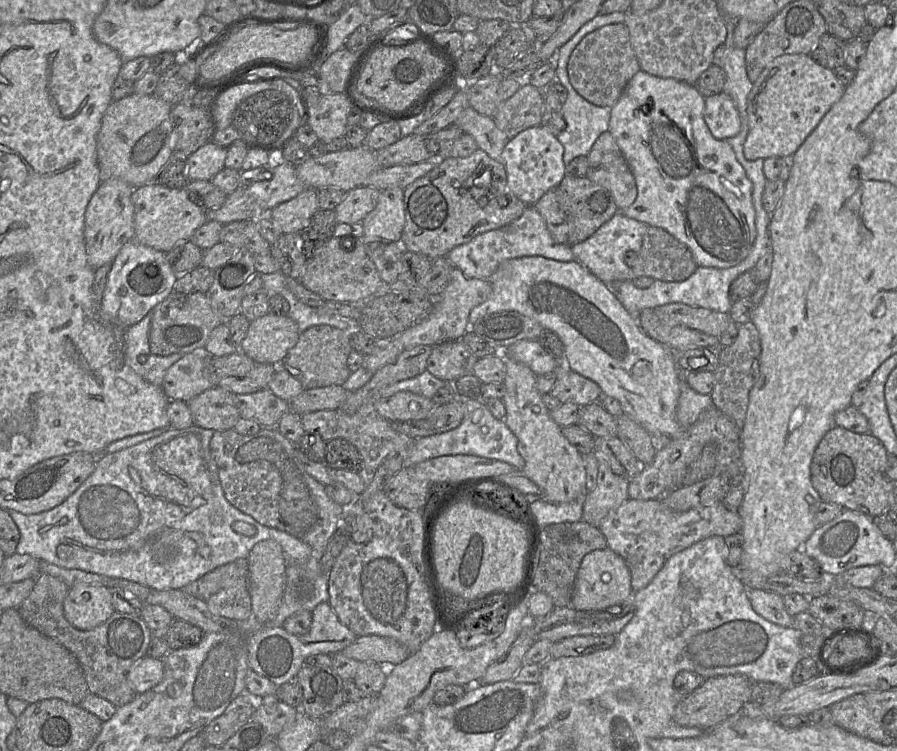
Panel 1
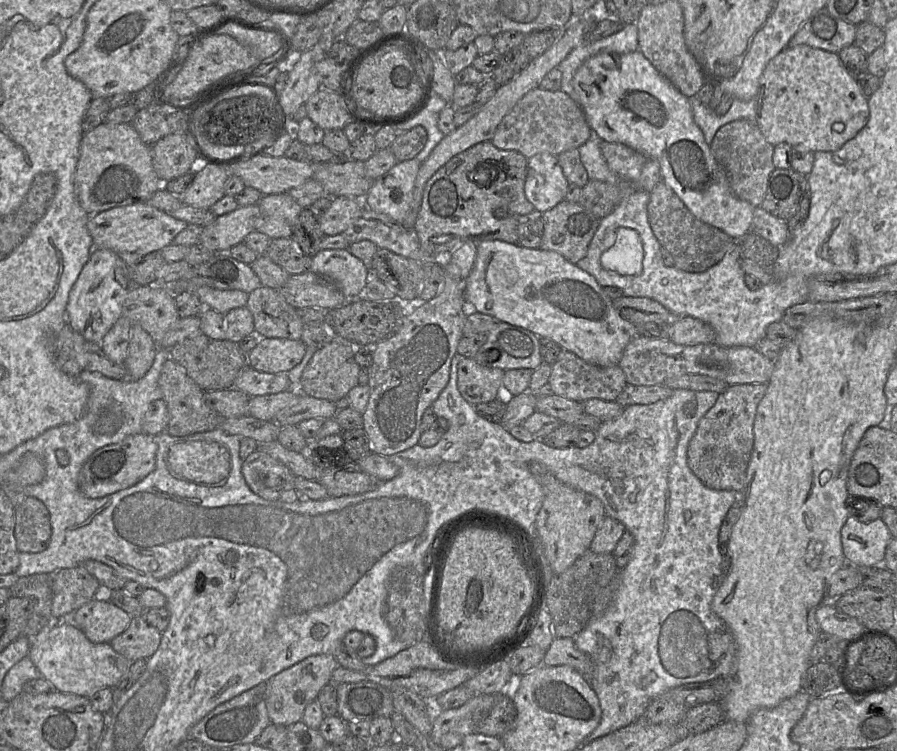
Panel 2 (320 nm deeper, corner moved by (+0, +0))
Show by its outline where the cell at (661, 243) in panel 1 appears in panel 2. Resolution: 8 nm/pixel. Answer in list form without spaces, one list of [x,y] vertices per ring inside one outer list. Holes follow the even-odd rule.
[[[658,182],[650,191],[647,214],[654,236],[672,255],[674,266],[684,271],[699,273],[707,270],[717,264],[738,241],[696,218],[664,182]]]

